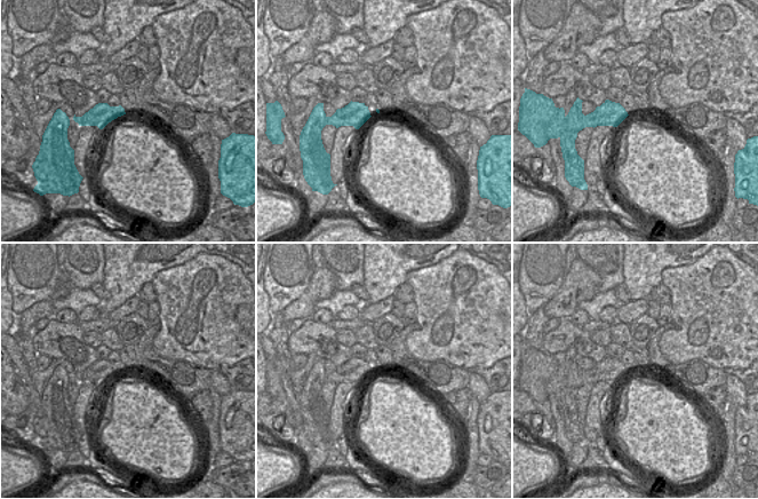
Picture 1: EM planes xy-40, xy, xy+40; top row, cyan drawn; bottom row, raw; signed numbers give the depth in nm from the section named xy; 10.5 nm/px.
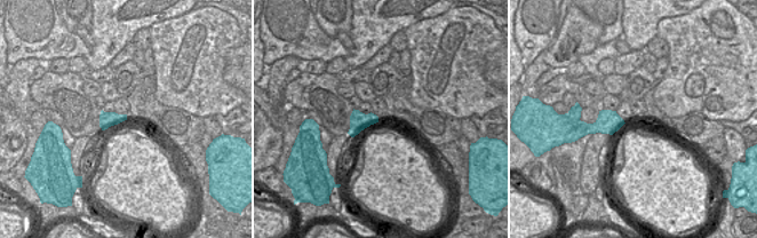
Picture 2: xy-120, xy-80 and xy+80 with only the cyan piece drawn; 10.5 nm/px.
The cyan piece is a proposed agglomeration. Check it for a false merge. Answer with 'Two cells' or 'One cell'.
One cell

